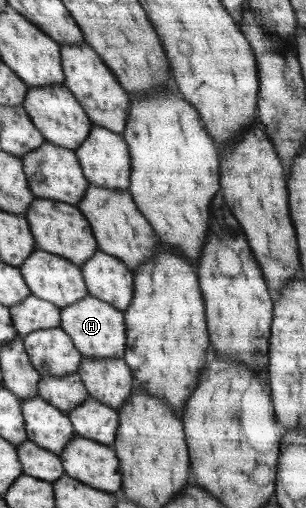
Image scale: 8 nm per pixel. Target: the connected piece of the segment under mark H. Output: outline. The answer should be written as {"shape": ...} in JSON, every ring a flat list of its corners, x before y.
{"shape":[[87,295,76,303,60,309,59,328,71,339,81,357,120,359,125,350,125,321,123,312,94,296]]}

